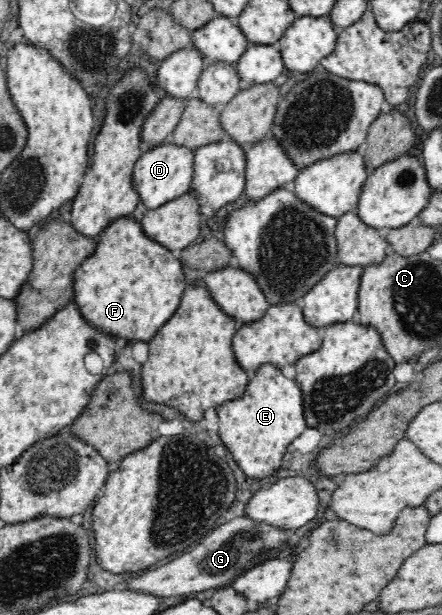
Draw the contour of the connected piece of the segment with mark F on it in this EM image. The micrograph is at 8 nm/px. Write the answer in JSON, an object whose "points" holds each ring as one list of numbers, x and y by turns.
{"points":[[139,215,119,217,98,236,95,251,74,271,74,301,95,329,119,339,151,341,177,311,186,290,184,266,144,233]]}

